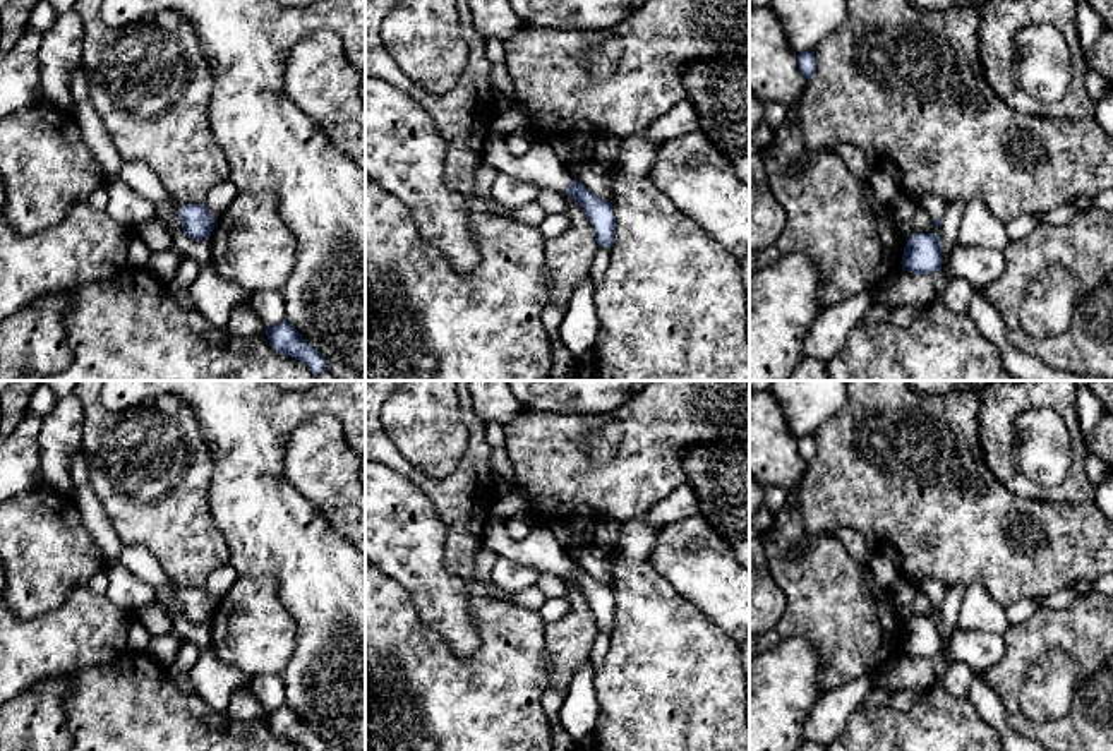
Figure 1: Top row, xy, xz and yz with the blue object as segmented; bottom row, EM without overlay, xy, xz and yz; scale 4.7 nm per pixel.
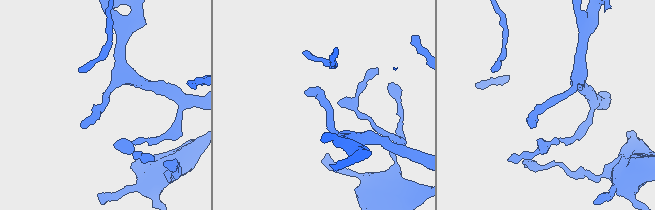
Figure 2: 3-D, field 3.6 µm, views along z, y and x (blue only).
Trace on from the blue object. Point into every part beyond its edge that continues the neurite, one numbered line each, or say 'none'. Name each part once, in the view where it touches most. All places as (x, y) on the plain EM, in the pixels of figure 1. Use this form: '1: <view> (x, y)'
1: xz (541, 551)

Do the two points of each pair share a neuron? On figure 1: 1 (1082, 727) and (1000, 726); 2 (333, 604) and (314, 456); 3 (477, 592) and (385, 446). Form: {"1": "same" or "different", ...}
{"1": "different", "2": "different", "3": "same"}

